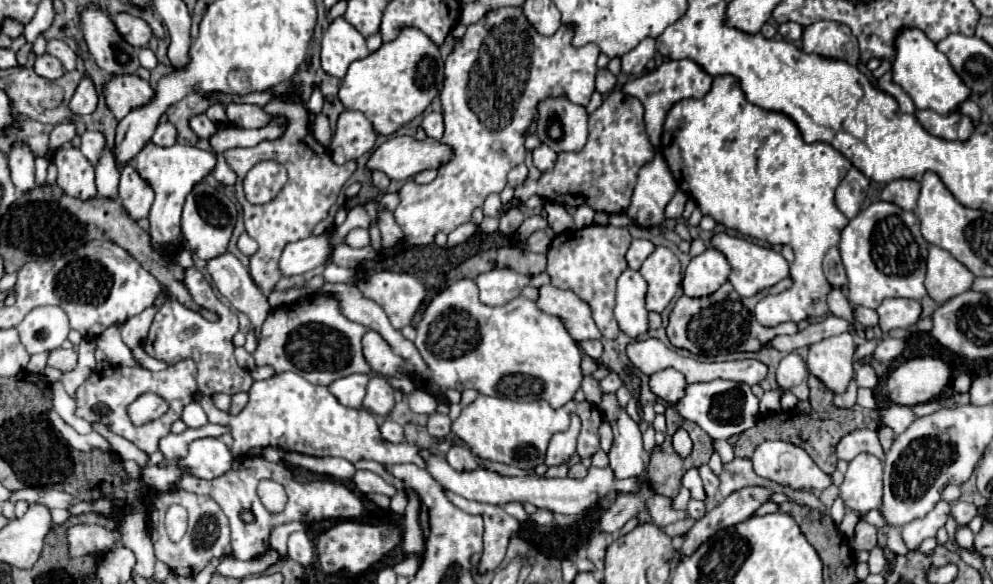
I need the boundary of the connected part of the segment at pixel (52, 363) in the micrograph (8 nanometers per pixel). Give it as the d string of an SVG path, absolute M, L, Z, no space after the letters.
M56 348L48 352L48 366L50 368L58 368L58 370L74 370L76 368L76 352L74 350L66 350L66 348Z

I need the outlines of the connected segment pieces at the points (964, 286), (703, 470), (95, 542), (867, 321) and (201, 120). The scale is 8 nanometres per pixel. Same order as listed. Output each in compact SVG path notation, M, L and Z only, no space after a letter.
M938 246L928 248L928 272L926 272L926 290L932 300L938 304L970 290L974 274L962 266L954 256Z
M700 466L698 472L700 472L700 478L702 478L702 482L704 482L706 502L714 502L718 490L720 490L720 478L718 478L718 476L708 468L708 466Z
M72 526L68 530L68 548L72 556L84 556L94 552L106 552L120 546L120 532L106 530L102 526Z
M858 306L858 308L854 308L854 316L856 316L856 320L858 320L862 326L874 326L874 324L878 324L878 314L876 314L876 310L872 310L872 308Z
M206 114L194 116L194 118L190 120L190 128L198 134L198 138L204 138L204 140L210 140L210 136L214 136L214 132L218 130L216 124L212 124Z

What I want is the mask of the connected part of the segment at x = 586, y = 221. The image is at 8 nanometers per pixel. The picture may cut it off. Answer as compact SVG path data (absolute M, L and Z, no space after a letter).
M588 204L578 206L578 208L576 208L576 212L574 212L576 228L586 228L586 226L590 226L590 224L594 222L594 214L596 214L596 212L594 212Z

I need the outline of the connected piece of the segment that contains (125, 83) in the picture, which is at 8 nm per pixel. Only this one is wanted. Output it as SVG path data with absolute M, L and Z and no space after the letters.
M136 74L112 76L112 80L104 86L104 96L116 120L122 120L130 110L148 104L154 98L154 90L146 80L138 78Z

